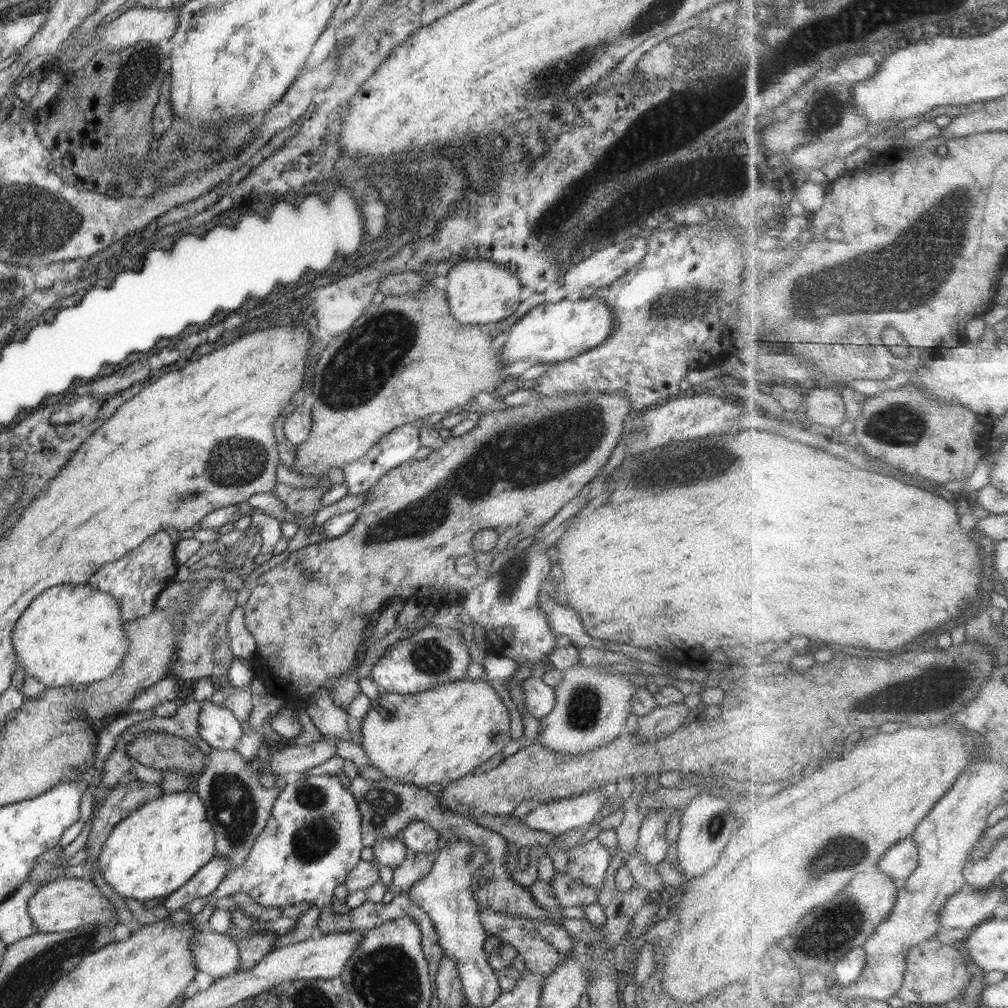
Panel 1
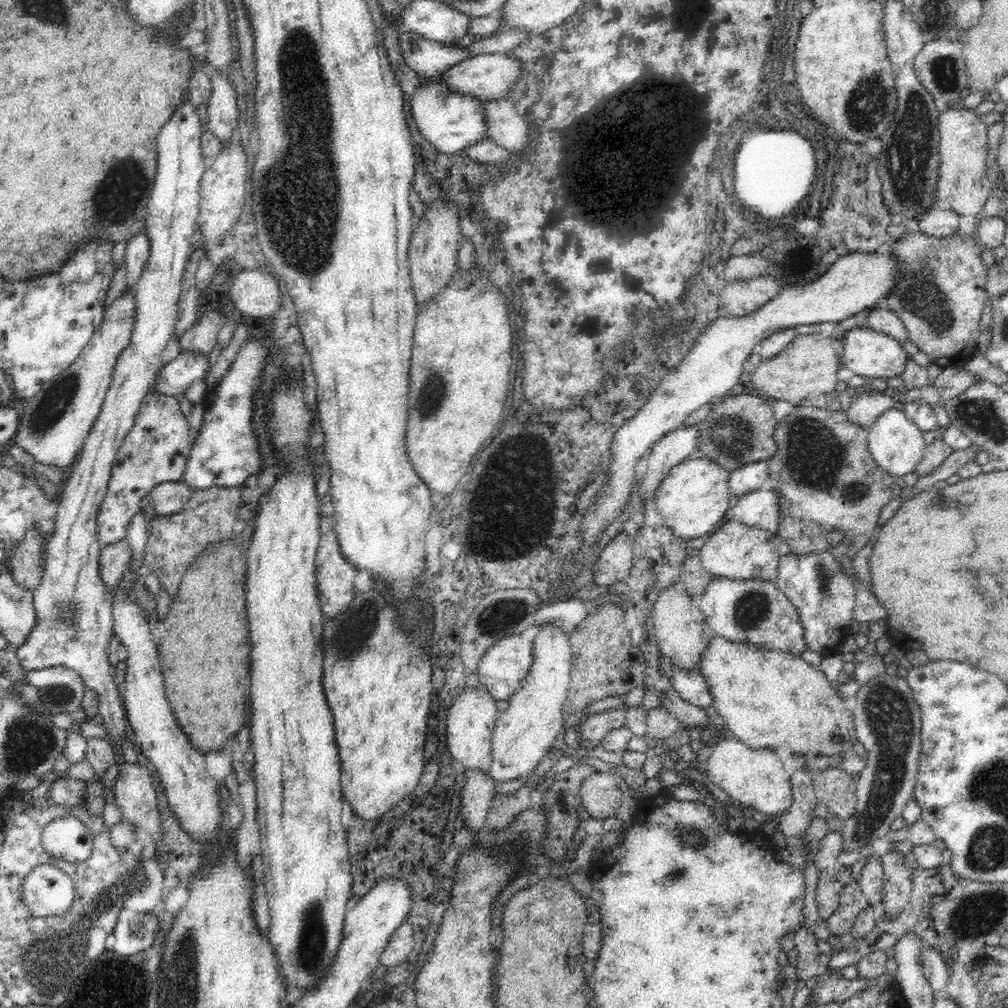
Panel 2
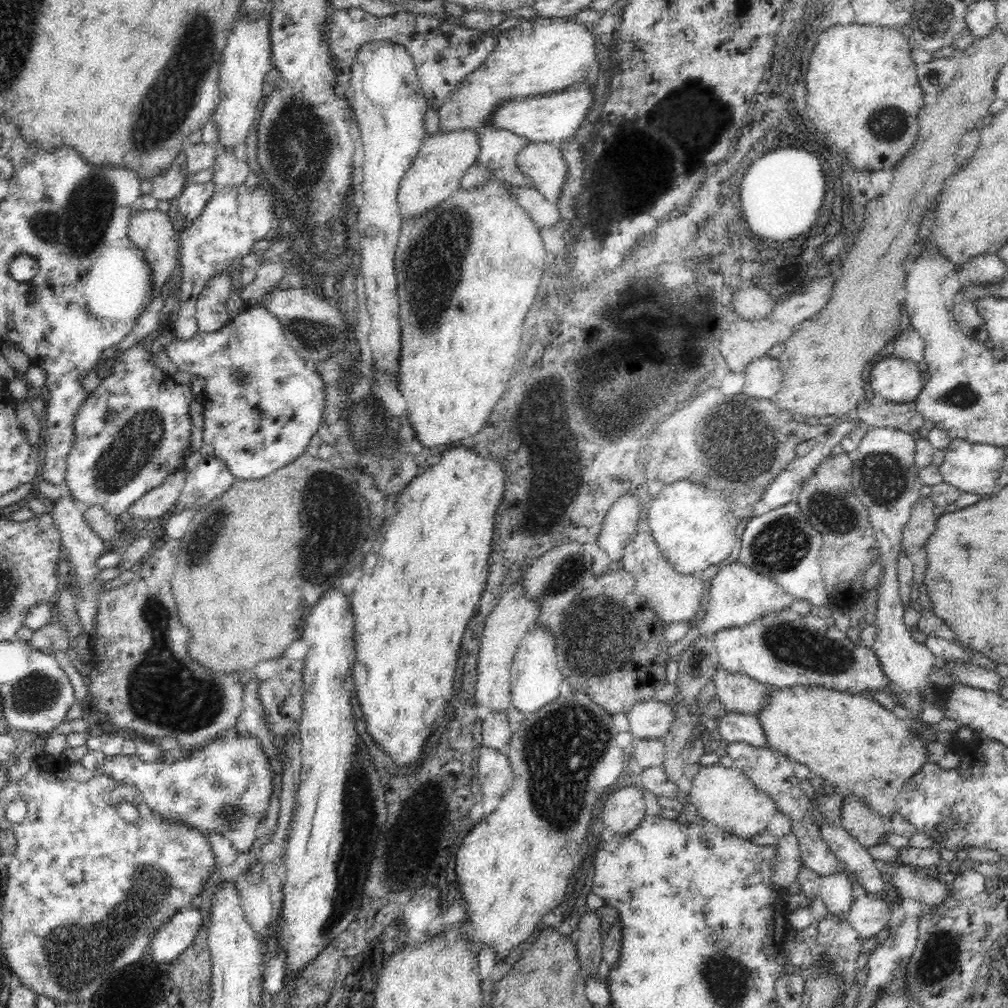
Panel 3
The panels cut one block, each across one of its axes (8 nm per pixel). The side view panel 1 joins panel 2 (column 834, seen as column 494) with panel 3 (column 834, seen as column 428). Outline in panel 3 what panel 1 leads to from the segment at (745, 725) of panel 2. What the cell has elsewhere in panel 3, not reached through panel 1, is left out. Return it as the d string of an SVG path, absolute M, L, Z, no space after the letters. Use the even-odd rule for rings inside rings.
M811 685L772 688L759 712L756 716L767 740L766 746L808 767L814 778L836 785L836 793L856 795L876 816L886 819L897 812L896 798L903 785L927 761L926 741L918 737L918 733L910 731L907 721L896 718L891 711L865 694L848 694Z

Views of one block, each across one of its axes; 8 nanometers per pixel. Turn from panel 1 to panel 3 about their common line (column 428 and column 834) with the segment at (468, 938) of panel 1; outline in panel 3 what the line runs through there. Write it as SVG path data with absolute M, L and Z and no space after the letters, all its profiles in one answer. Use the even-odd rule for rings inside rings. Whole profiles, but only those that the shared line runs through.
M844 871L821 877L818 894L826 905L827 912L835 914L840 920L848 919L852 904L858 895Z

